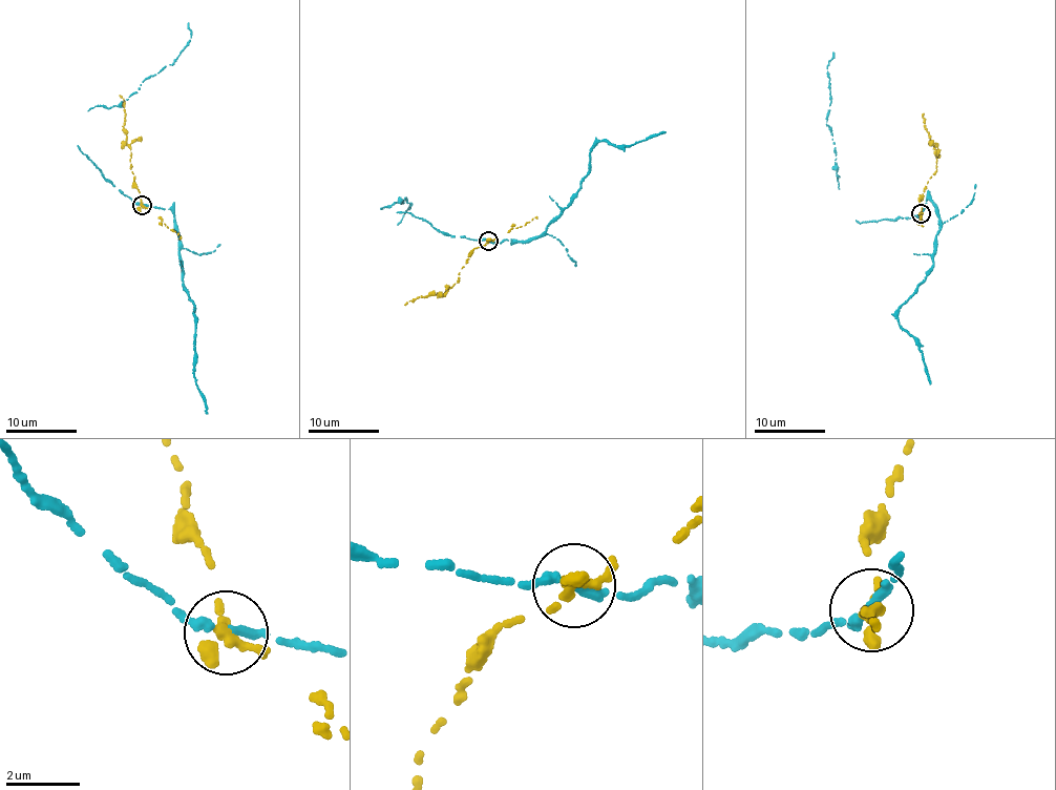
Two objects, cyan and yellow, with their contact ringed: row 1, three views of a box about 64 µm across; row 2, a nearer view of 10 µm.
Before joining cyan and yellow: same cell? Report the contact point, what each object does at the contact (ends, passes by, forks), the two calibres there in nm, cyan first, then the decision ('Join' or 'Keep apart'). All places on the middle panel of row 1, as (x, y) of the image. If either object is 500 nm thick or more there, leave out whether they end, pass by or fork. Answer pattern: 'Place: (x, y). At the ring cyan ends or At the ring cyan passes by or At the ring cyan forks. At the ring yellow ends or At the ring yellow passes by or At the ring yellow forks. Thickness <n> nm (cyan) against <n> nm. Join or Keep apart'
Place: (488, 241). At the ring cyan ends. At the ring yellow ends. Thickness 320 nm (cyan) against 440 nm. Keep apart

